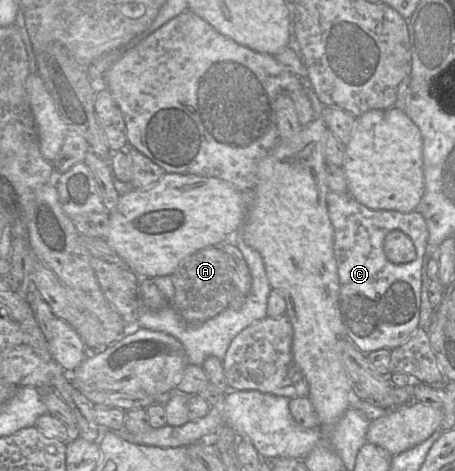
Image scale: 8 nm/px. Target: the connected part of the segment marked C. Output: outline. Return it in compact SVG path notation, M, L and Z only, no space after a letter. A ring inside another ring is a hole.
M329 191L327 208L334 229L334 255L339 277L339 311L348 337L364 354L379 349L394 349L406 343L419 327L421 306L422 266L428 241L428 227L417 211L402 213L392 210L374 210L355 200L349 193ZM399 230L406 234L416 249L416 259L404 264L390 262L384 253L388 233Z

